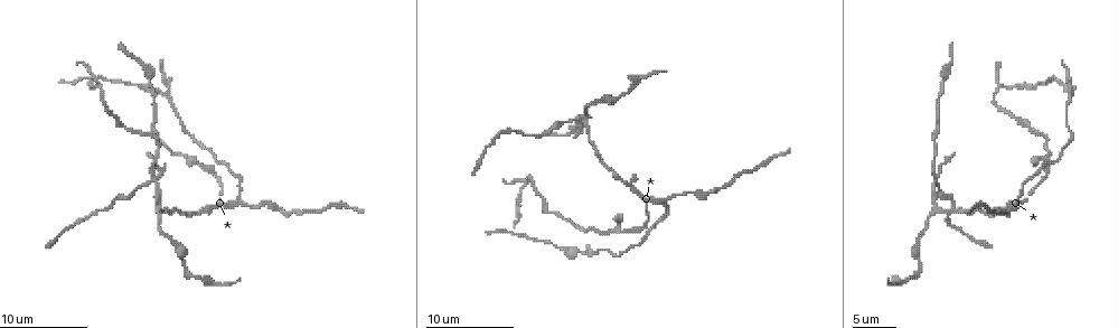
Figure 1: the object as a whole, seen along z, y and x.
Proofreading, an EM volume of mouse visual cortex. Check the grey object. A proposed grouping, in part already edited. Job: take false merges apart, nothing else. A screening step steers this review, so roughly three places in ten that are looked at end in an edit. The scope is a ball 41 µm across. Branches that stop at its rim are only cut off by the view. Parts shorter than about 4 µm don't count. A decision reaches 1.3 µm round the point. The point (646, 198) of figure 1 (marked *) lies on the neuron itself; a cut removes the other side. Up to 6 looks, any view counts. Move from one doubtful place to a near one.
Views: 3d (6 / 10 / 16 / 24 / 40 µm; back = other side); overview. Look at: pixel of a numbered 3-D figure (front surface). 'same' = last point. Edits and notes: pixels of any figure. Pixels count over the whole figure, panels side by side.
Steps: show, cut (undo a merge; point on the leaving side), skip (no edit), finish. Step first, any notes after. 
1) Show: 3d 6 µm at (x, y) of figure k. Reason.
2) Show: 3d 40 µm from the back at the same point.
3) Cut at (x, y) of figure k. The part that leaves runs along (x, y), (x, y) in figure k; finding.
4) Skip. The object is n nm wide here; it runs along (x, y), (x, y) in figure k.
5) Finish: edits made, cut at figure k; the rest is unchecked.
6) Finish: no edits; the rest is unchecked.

Show: 3d 10 µm at (1015, 199) of figure 1. A fork.

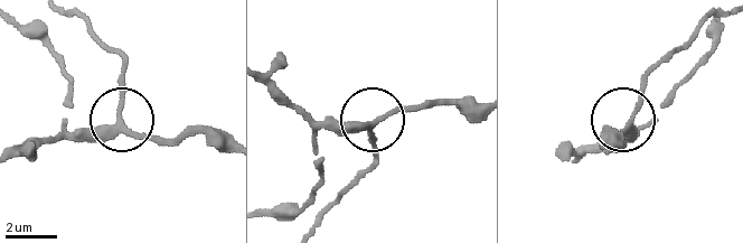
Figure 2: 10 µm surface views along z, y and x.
Show: 3d 10 µm from the back at (118, 122) of figure 2.

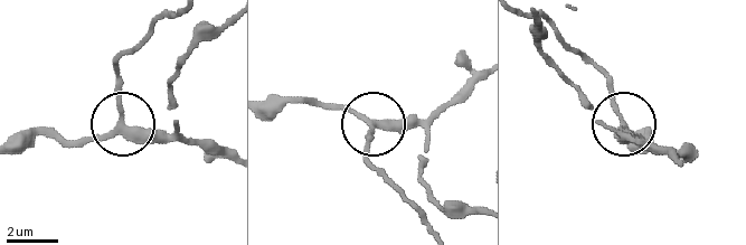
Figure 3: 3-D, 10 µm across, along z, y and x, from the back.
Skip. 3 arms meet here; continuous, no second neuron.

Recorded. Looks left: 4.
Show: 3d 10 µm at (936, 178) of figure 1. Four or more arms meet.

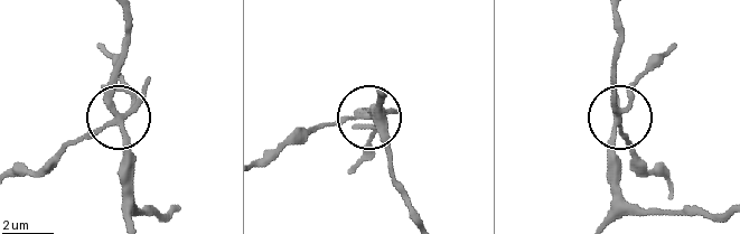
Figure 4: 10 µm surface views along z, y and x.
Show: 3d 10 µm from the back at (364, 115) of figure 4.

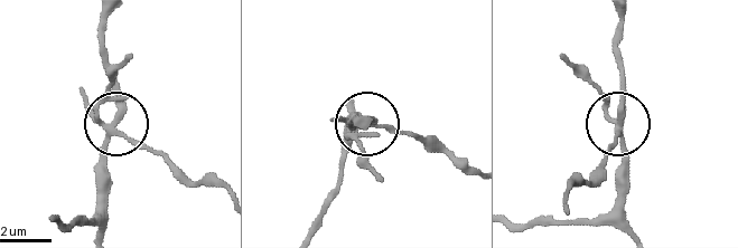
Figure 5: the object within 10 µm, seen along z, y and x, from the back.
Cut at (106, 93) of figure 5. The object is 230 nm wide here; the part that leaves runs along (110, 130), (152, 148), (192, 179), (223, 188) in figure 5; two neurons meet here.

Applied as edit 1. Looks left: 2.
Finish: edits made, cut at figure 5; the rest is unchecked.

